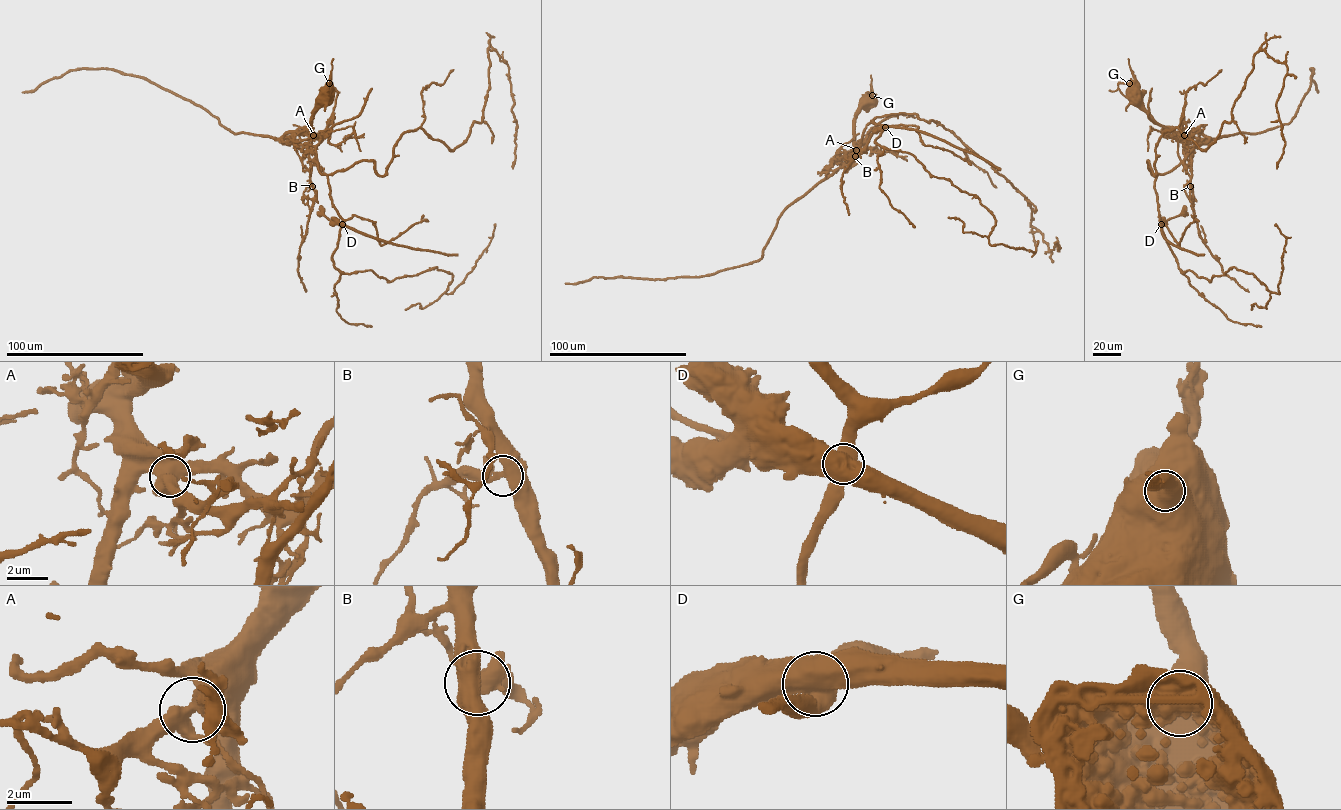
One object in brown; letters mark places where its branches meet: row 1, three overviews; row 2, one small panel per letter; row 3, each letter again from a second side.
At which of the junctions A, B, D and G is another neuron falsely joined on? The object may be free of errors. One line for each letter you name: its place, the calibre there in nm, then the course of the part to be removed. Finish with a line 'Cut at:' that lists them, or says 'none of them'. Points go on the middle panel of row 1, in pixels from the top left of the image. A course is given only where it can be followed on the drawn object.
D: (885, 127) | 650 nm | (885, 127), (926, 133), (973, 153), (1000, 169)
Cut at: D

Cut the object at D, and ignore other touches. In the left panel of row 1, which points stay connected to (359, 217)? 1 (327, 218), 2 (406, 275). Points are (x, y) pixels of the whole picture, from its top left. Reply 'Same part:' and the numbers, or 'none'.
Same part: 2

